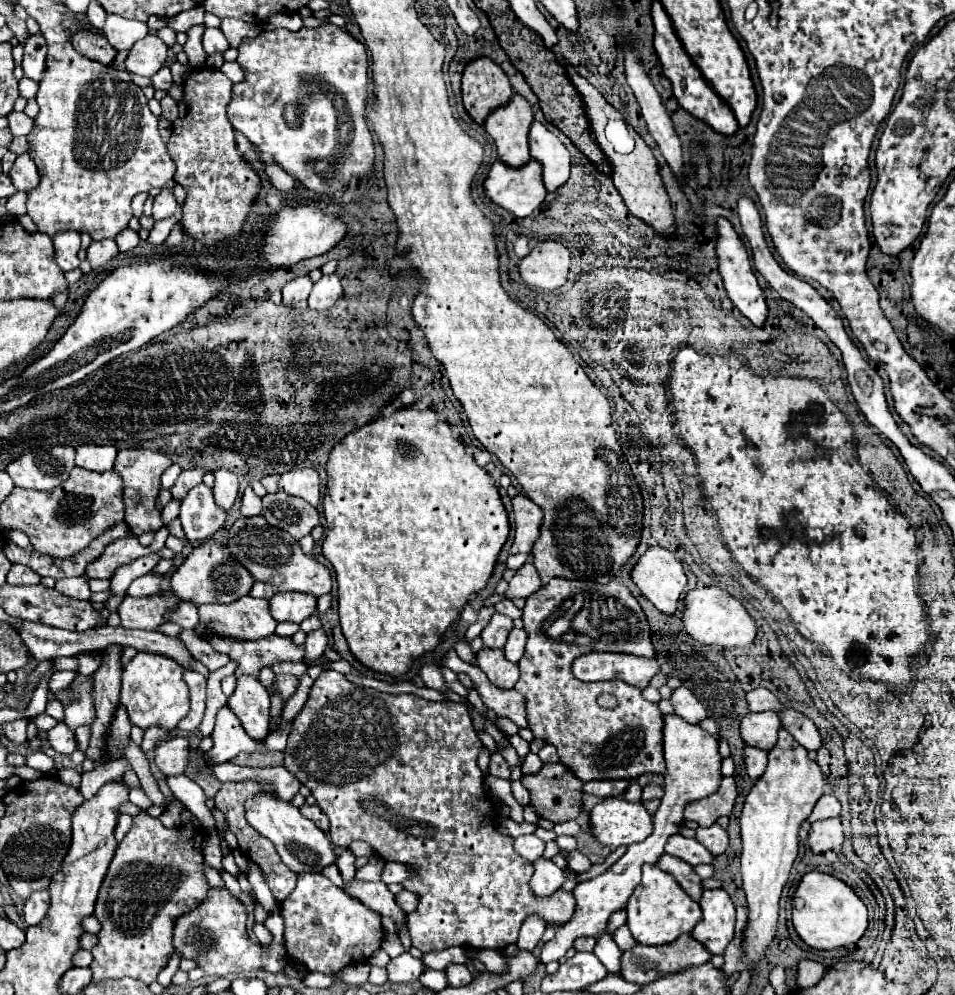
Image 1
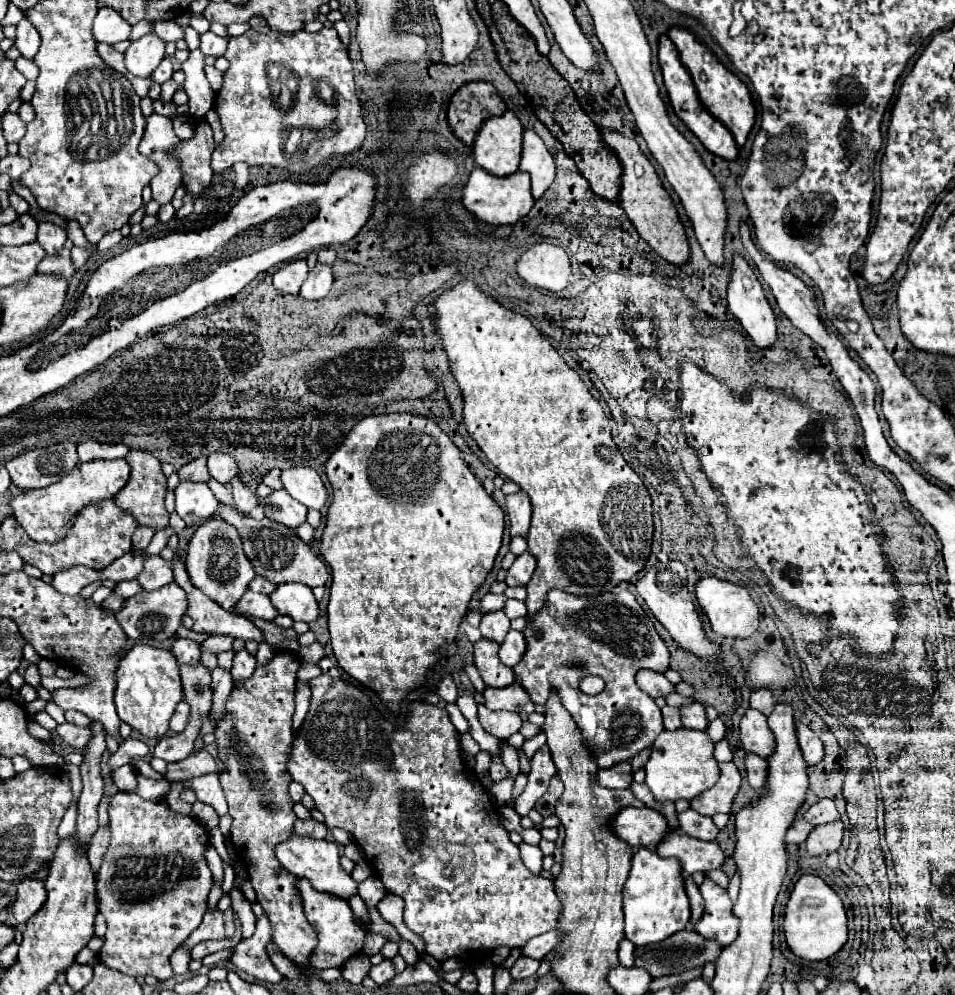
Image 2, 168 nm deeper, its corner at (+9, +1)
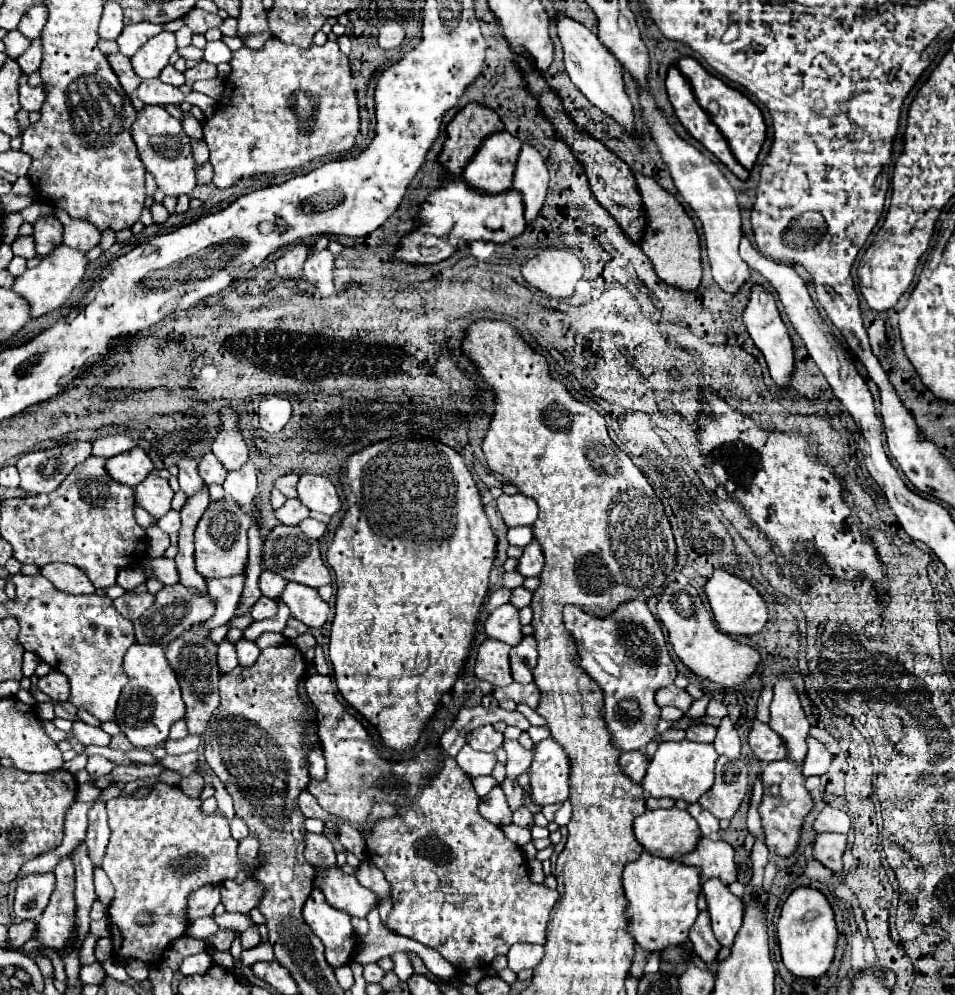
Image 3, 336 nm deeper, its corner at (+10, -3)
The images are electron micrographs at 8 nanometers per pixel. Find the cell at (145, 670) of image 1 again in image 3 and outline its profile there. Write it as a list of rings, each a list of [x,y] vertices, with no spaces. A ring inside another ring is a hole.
[[[134,644],[124,656],[124,670],[130,678],[116,708],[116,724],[136,748],[158,746],[168,740],[170,726],[184,718],[184,702],[176,674],[168,668],[168,660],[160,646]]]

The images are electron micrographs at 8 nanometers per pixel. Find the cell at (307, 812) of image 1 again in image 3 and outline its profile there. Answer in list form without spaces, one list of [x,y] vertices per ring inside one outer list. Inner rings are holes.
[[[306,832],[304,834],[304,858],[312,864],[312,866],[330,866],[336,864],[336,854],[334,848],[330,844],[330,840],[324,834],[312,834]]]

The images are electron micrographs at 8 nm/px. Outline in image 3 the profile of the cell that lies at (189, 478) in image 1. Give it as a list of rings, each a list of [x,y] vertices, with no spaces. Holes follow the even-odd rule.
[[[212,452],[204,454],[202,460],[198,462],[198,474],[202,476],[202,480],[206,484],[222,484],[226,478],[224,466],[220,466],[220,462],[216,460],[216,456]]]

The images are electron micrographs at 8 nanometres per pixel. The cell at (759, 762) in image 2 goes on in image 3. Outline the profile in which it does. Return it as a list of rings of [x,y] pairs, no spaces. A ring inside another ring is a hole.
[[[780,760],[780,762],[768,762],[760,772],[760,780],[764,786],[760,816],[762,816],[762,828],[766,834],[766,844],[768,848],[774,846],[780,856],[790,856],[798,844],[802,820],[812,810],[812,798],[808,790],[802,786],[804,774],[800,766],[792,766],[792,762],[788,760]]]

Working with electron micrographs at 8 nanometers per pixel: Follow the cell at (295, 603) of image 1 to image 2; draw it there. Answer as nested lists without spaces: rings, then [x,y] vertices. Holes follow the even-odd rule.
[[[281,584],[271,594],[273,606],[279,610],[279,614],[291,616],[293,620],[313,622],[319,616],[319,604],[305,584]]]

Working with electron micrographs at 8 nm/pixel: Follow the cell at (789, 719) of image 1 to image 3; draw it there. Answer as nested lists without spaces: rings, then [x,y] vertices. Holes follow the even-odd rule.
[[[808,738],[806,742],[808,742],[808,754],[806,754],[806,760],[802,764],[804,776],[822,776],[822,774],[826,774],[828,766],[830,766],[830,760],[832,760],[832,754],[826,750],[824,744],[820,744],[814,738]]]

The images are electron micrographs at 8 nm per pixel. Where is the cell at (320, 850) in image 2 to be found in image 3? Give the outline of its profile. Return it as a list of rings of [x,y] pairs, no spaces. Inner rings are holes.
[[[316,866],[314,886],[322,890],[330,906],[344,910],[350,916],[366,918],[368,910],[376,904],[376,894],[364,888],[356,876],[346,874],[340,866]]]

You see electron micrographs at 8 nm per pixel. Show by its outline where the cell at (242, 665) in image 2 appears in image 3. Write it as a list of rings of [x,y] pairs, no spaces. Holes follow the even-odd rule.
[[[240,640],[240,642],[236,642],[236,654],[238,654],[238,664],[244,668],[244,666],[252,666],[256,662],[260,650],[256,648],[254,642]]]

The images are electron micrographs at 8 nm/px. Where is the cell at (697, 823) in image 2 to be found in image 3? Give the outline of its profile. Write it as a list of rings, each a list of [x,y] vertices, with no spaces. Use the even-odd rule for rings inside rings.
[[[690,804],[688,806],[688,812],[690,816],[698,822],[700,826],[700,832],[704,838],[716,838],[720,826],[718,826],[718,818],[714,818],[708,810],[702,810],[698,804]]]

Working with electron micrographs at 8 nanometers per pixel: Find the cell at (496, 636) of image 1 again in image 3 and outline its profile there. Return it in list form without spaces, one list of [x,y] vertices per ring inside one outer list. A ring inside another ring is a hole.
[[[504,604],[500,608],[496,608],[490,618],[484,622],[484,632],[488,638],[500,640],[504,644],[514,646],[516,642],[520,642],[522,638],[522,624],[518,620],[518,610]]]

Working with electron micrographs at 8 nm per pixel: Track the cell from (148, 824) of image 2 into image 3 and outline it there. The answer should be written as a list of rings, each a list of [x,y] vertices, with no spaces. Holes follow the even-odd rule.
[[[158,782],[154,792],[146,798],[112,798],[108,800],[108,824],[110,842],[102,862],[106,876],[114,886],[114,898],[108,906],[108,920],[112,932],[114,956],[120,962],[140,960],[144,964],[156,964],[164,950],[176,938],[182,938],[188,930],[188,896],[204,884],[220,884],[226,878],[234,878],[240,866],[236,856],[238,842],[230,836],[230,826],[220,812],[214,816],[200,814],[200,800],[192,800],[182,794],[178,786]],[[138,914],[150,914],[152,922],[138,924]]]

